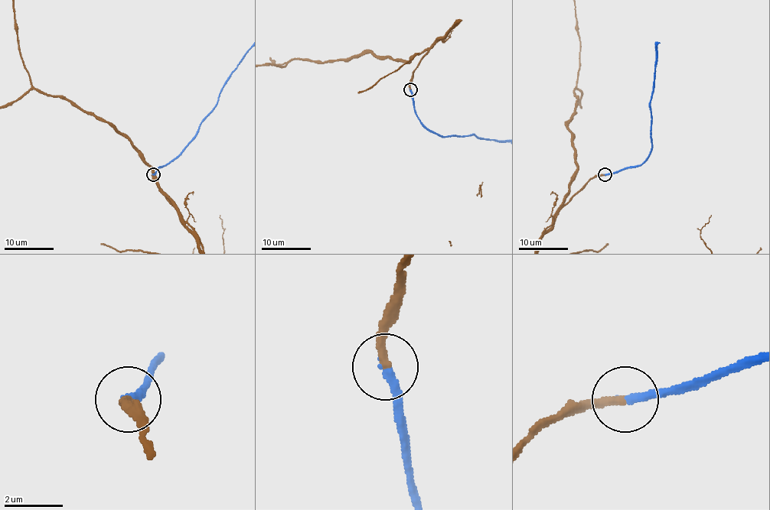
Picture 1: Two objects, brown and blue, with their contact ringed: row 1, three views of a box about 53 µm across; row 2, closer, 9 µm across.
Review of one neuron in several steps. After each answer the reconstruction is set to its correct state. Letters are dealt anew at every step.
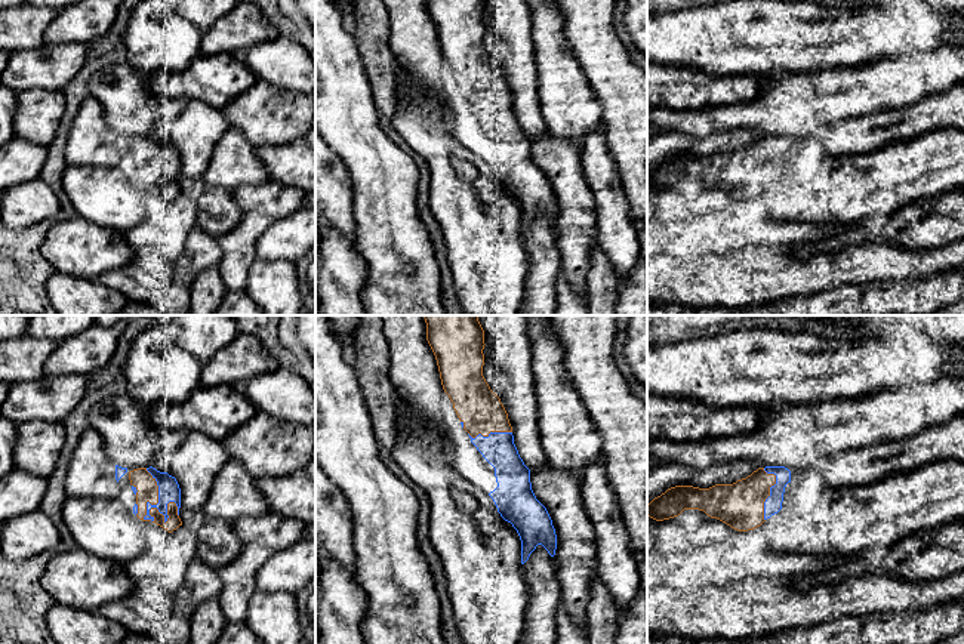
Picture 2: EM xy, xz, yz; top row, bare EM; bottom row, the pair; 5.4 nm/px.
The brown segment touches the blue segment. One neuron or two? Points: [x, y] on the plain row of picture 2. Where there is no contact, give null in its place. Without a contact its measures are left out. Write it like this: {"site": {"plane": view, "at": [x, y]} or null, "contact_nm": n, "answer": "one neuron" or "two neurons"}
{"site": {"plane": "xy", "at": [157, 165]}, "contact_nm": 320, "answer": "one neuron"}

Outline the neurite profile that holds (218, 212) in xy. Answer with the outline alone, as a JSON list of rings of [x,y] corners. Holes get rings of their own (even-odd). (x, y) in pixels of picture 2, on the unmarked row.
[[[179,176],[179,187],[197,206],[197,227],[213,238],[230,232],[244,215],[230,189],[185,176]]]

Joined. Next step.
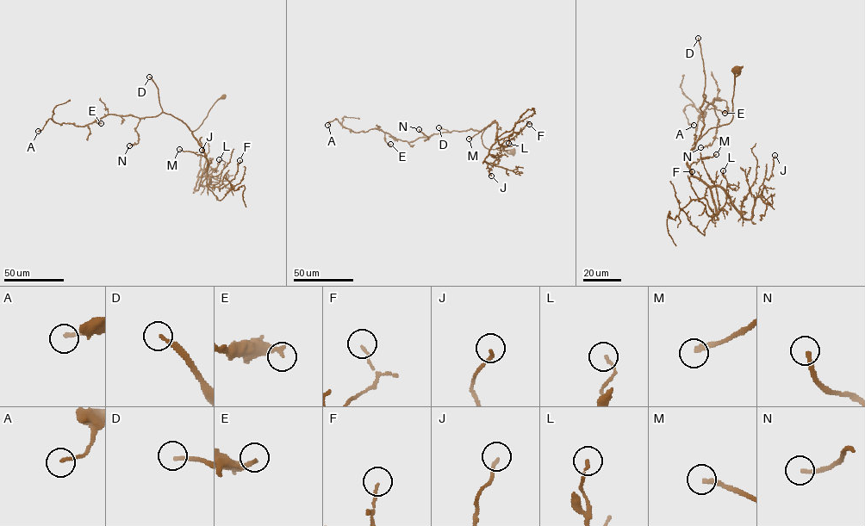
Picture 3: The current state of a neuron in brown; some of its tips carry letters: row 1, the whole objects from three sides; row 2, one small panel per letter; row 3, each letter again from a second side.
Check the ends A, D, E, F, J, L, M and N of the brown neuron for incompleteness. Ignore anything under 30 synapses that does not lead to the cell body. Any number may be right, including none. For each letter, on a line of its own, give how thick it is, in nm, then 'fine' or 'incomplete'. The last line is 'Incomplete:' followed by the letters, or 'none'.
A: 160 nm thick; fine
D: 150 nm thick; incomplete
E: 240 nm thick; fine
F: 100 nm thick; fine
J: 150 nm thick; fine
L: 130 nm thick; fine
M: 200 nm thick; incomplete
N: 200 nm thick; incomplete
Incomplete: D, M, N

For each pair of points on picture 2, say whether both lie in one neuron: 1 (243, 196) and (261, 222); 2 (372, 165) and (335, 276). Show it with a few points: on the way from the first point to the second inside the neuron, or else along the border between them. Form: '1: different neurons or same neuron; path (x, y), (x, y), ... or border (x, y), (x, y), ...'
1: different neurons; border (245, 212), (261, 212), (271, 221)
2: different neurons; border (356, 245), (366, 262), (367, 277)

